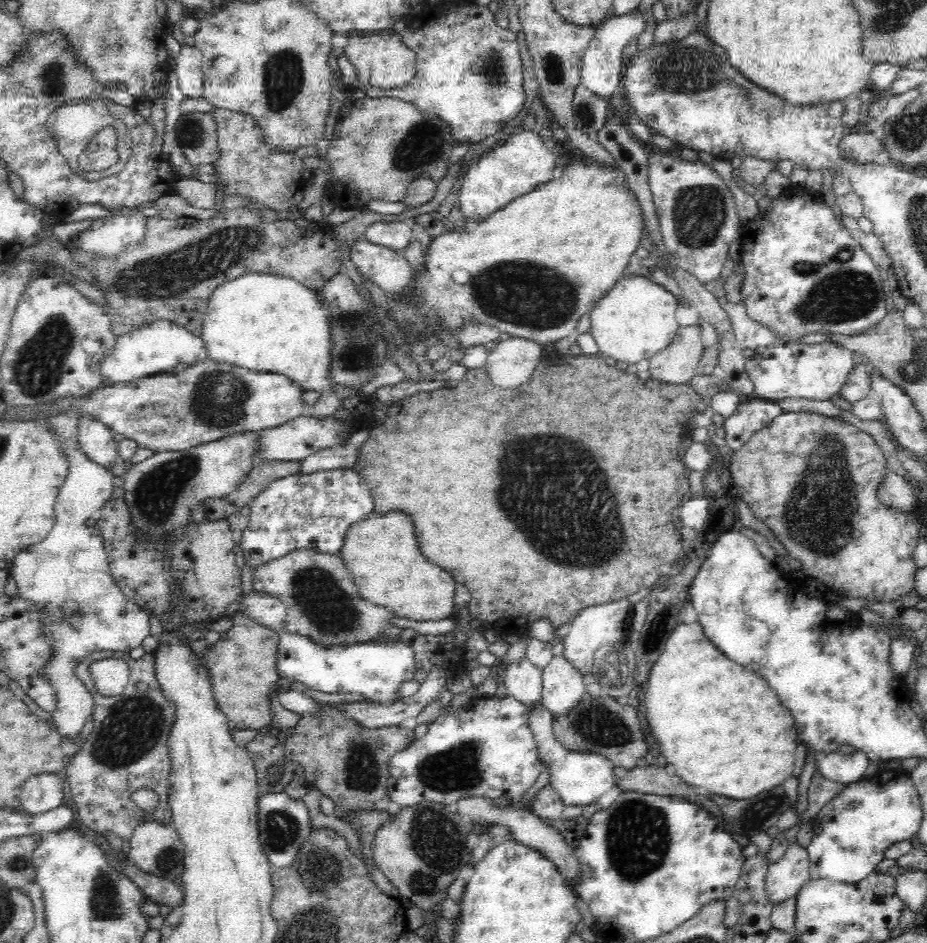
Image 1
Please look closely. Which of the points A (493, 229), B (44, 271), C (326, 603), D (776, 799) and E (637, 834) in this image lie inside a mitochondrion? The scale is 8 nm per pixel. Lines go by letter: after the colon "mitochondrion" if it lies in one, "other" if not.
A: other
B: other
C: mitochondrion
D: mitochondrion
E: mitochondrion

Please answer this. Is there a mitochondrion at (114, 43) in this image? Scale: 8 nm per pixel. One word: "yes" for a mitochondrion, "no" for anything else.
yes

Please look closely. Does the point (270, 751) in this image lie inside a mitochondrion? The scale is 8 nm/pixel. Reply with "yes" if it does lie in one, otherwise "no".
no

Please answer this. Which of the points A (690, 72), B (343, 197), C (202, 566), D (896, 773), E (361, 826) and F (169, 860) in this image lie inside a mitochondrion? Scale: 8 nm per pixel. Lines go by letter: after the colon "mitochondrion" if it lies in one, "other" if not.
A: mitochondrion
B: other
C: other
D: other
E: other
F: mitochondrion

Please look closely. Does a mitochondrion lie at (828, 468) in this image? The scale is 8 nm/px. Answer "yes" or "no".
yes

